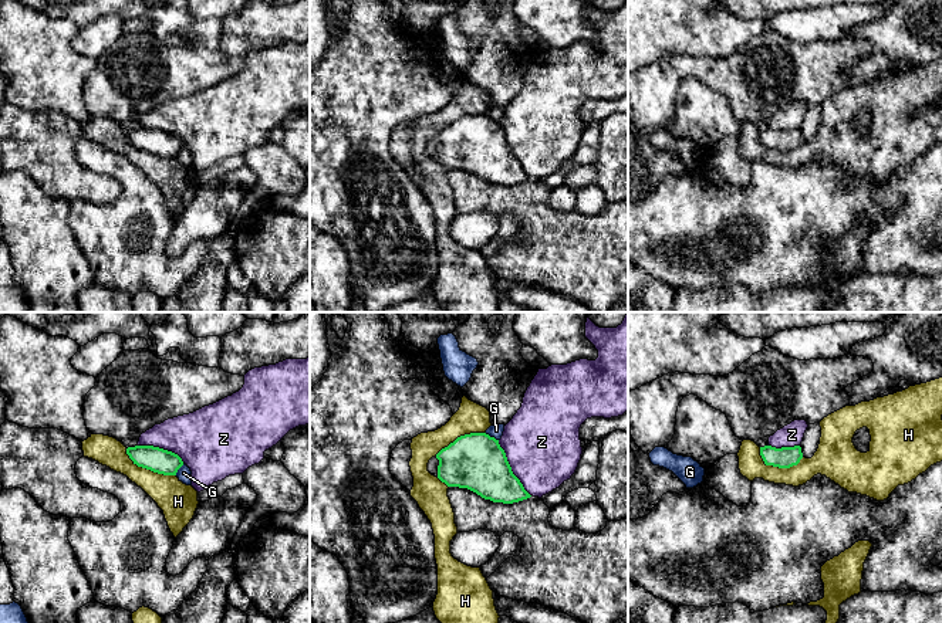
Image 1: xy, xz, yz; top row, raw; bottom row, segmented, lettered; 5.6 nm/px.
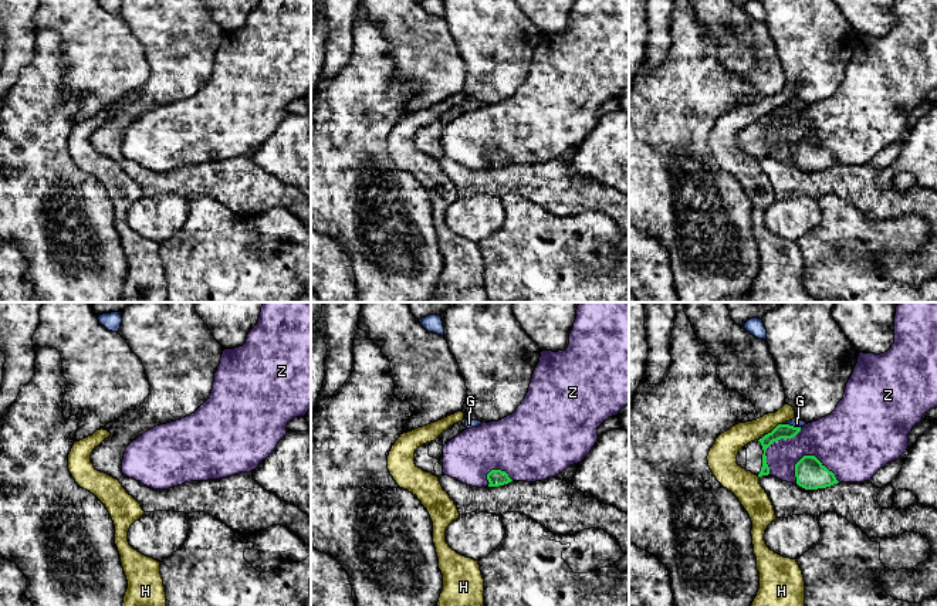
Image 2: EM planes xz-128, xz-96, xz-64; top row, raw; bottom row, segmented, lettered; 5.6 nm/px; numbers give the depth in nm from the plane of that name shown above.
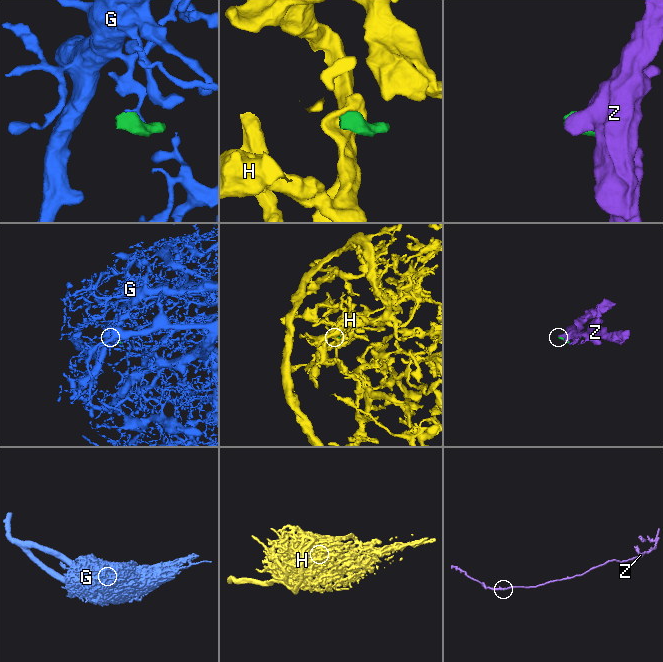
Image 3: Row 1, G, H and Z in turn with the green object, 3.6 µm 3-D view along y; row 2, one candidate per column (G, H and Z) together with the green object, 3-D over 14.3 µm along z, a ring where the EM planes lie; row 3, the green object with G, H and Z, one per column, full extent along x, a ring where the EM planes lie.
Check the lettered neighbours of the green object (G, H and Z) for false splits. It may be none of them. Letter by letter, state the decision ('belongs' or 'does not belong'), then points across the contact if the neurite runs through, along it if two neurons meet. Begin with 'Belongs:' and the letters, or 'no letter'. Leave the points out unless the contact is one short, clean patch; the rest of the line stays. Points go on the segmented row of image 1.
Belongs: no letter
G: does not belong
H: does not belong
Z: does not belong

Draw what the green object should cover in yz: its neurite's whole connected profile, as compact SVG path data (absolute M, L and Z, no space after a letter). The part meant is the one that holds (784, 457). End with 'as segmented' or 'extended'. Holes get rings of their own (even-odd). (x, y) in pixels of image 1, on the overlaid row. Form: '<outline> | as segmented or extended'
M764 346L729 375L675 372L628 392L628 424L635 444L645 454L649 456L655 447L666 448L675 434L681 400L695 395L726 414L736 437L754 441L760 447L766 465L790 468L803 458L801 447L776 448L769 444L769 437L794 420L806 420L807 424L820 423L828 414L850 406L845 387L872 370L872 360L864 356L844 355L834 359L798 360Z | extended

